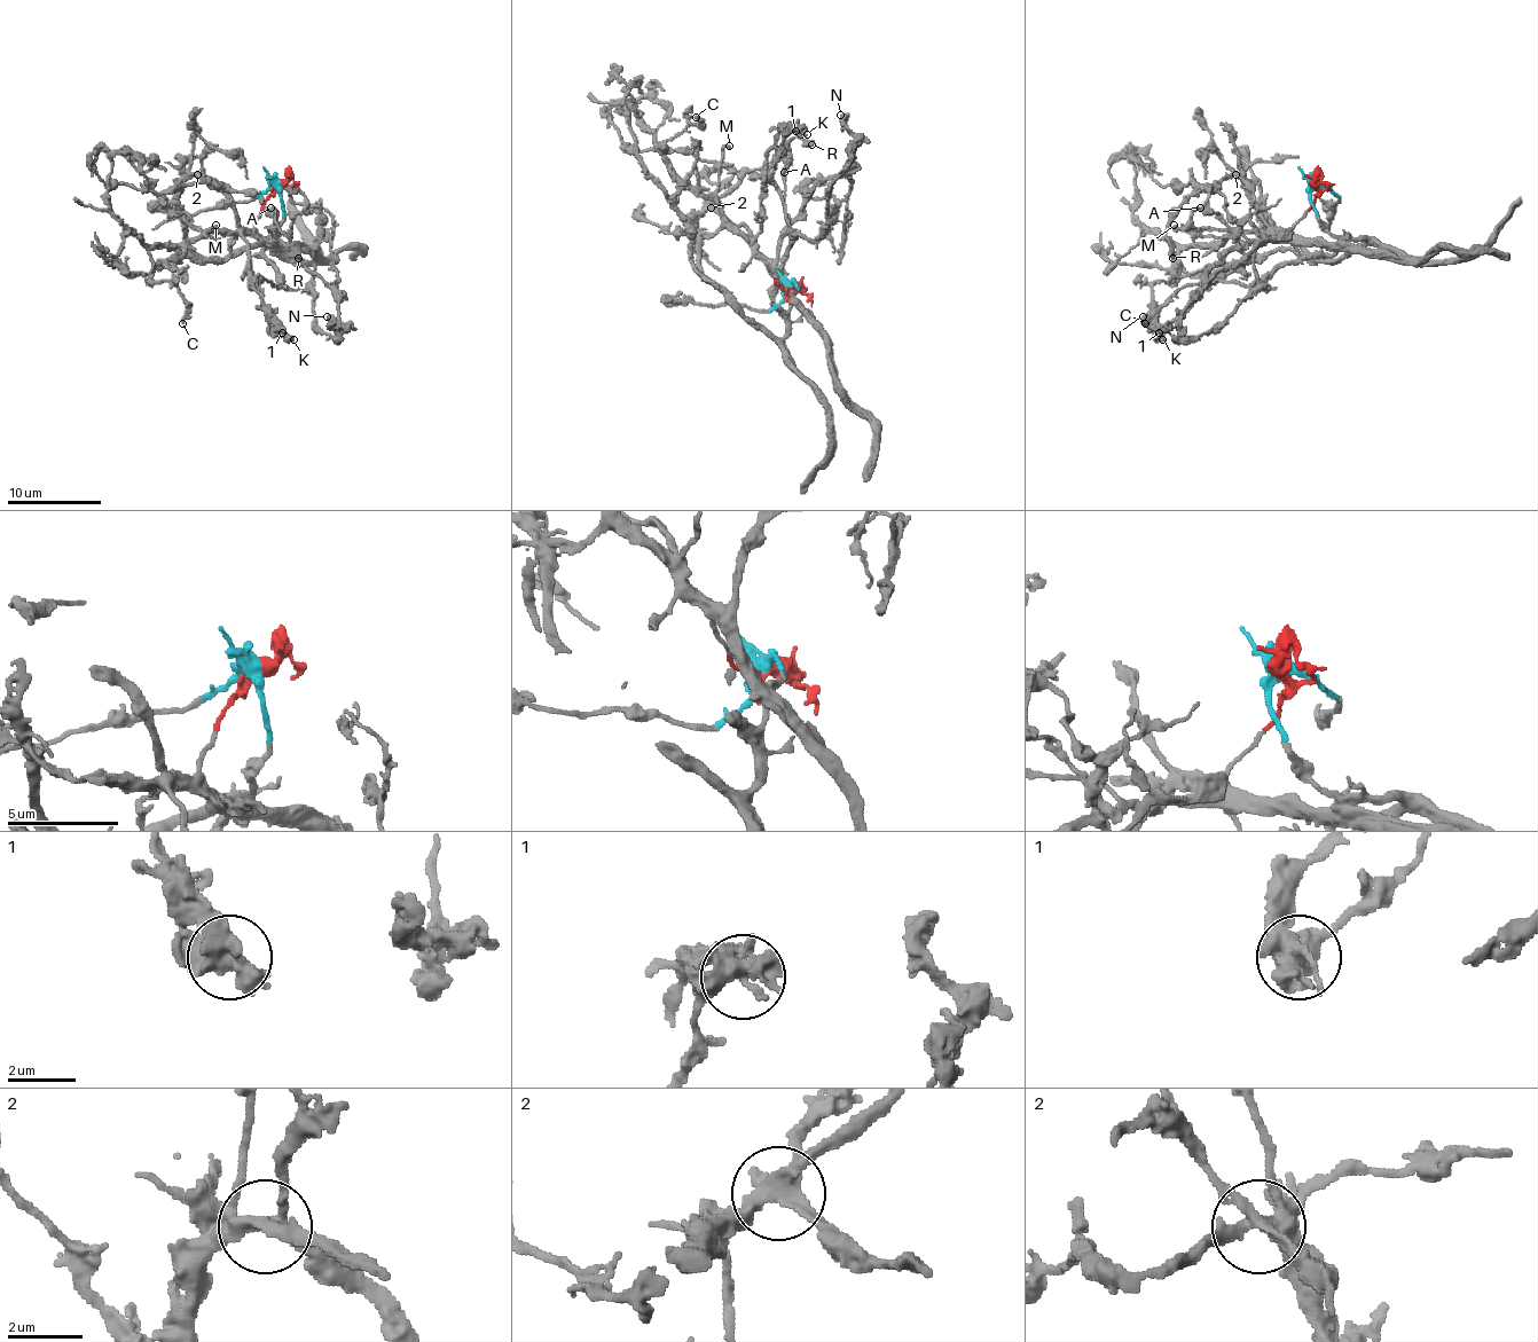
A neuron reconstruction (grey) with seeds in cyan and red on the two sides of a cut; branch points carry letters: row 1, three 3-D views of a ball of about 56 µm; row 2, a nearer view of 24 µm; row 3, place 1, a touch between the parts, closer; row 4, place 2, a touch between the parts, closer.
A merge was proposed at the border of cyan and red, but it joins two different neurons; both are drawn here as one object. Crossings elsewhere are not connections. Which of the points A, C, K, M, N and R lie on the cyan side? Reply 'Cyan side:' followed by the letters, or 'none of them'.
Cyan side: K, R

